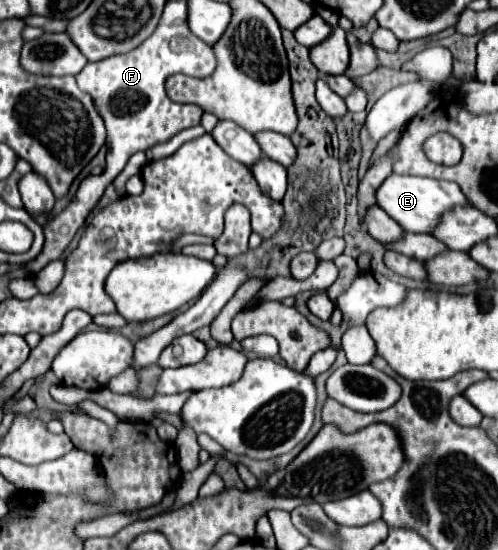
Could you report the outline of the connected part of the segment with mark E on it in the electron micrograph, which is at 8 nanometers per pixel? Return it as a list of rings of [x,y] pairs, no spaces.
[[[390,175],[378,187],[376,201],[400,227],[404,227],[404,231],[428,233],[428,235],[432,235],[438,229],[444,213],[448,213],[454,207],[468,205],[468,199],[464,197],[464,193],[456,183],[428,179],[428,177],[412,177],[412,175]]]

